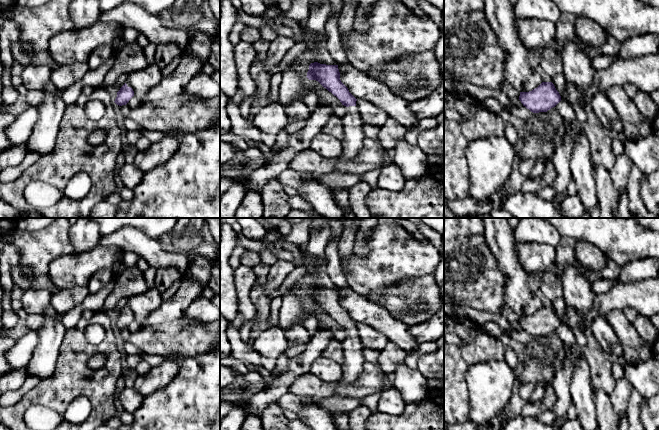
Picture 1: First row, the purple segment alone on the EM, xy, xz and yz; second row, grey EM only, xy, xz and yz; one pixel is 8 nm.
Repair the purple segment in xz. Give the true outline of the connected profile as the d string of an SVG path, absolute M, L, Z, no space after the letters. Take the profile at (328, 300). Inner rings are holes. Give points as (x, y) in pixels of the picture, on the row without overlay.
M318 286L311 287L306 301L309 304L318 305L324 312L336 320L342 329L347 331L347 336L342 342L345 358L341 364L343 375L338 383L355 383L362 375L367 361L363 355L364 346L356 331L357 323L341 306L338 289L326 289Z

